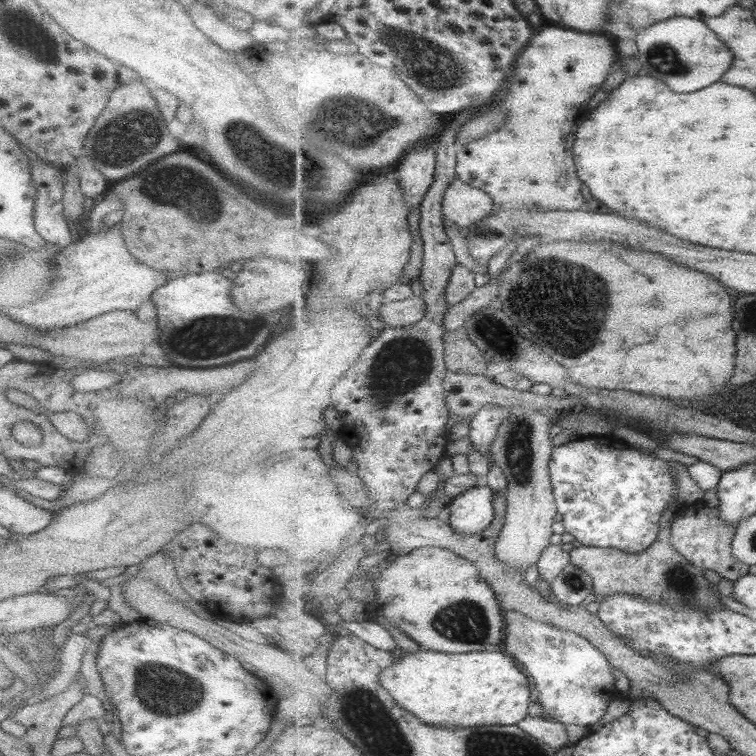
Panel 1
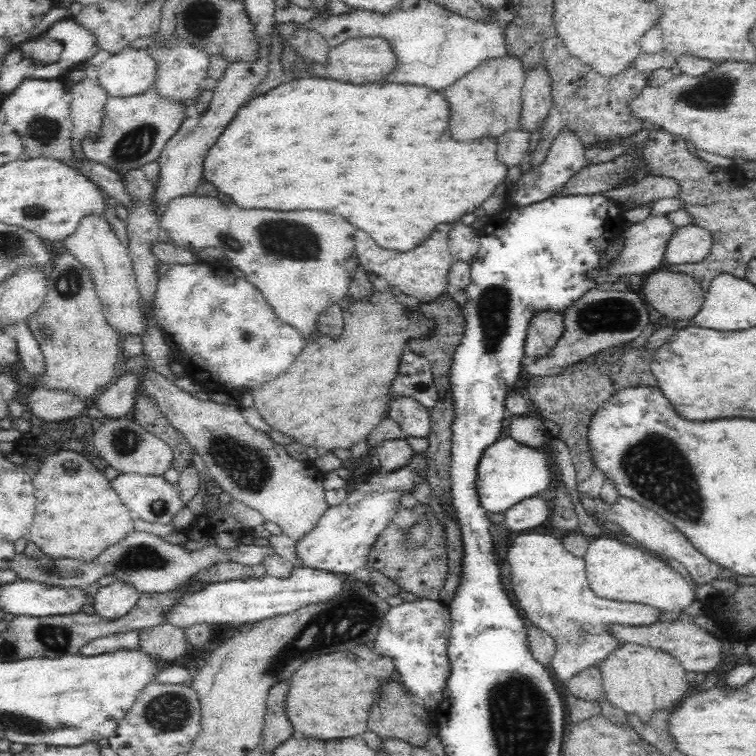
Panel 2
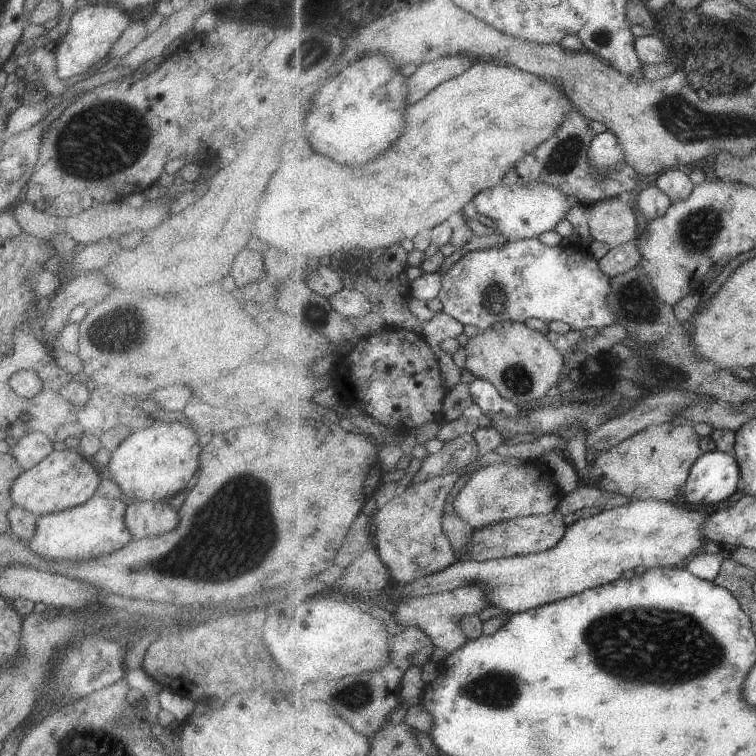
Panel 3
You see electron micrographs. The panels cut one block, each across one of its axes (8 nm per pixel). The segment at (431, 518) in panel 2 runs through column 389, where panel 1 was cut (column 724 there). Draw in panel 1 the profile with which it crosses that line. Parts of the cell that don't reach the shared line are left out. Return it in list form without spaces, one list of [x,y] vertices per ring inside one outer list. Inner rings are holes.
[[[718,507],[703,509],[682,509],[680,514],[677,516],[674,524],[672,525],[673,532],[673,546],[677,548],[677,552],[681,552],[681,555],[687,559],[691,564],[701,568],[702,570],[711,569],[717,573],[721,578],[725,580],[730,580],[733,583],[739,581],[743,577],[749,574],[749,564],[744,564],[737,560],[733,555],[733,541],[736,540],[736,533],[738,528],[732,525],[727,525],[723,523],[720,519],[720,511]]]

